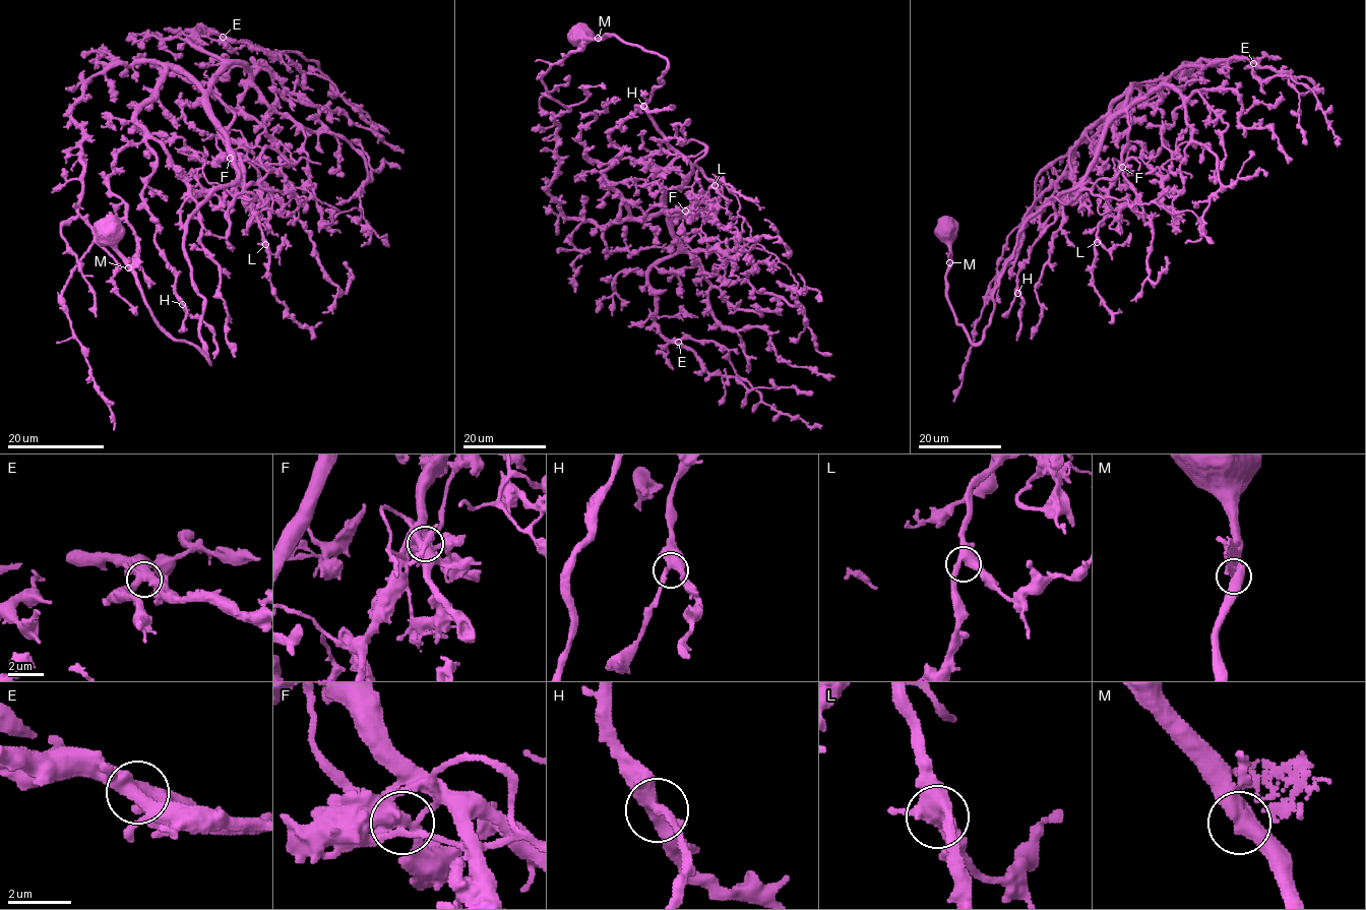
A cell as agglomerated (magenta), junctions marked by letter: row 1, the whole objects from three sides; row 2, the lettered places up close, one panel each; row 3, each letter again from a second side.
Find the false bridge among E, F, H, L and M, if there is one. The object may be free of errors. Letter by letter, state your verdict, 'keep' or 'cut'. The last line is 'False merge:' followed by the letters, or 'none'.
E: keep
F: cut
H: keep
L: keep
M: keep
False merge: F

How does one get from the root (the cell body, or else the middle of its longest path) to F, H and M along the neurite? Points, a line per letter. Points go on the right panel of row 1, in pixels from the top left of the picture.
F: (941, 232), (946, 296), (977, 344), (1019, 230), (1059, 195), (1069, 203), (1088, 181), (1105, 190), (1123, 167)
H: (941, 232), (946, 296), (977, 344), (1019, 230), (1062, 194), (1079, 195), (1071, 150), (1039, 215), (1017, 293)
M: (941, 232), (939, 238), (950, 250), (950, 262)

